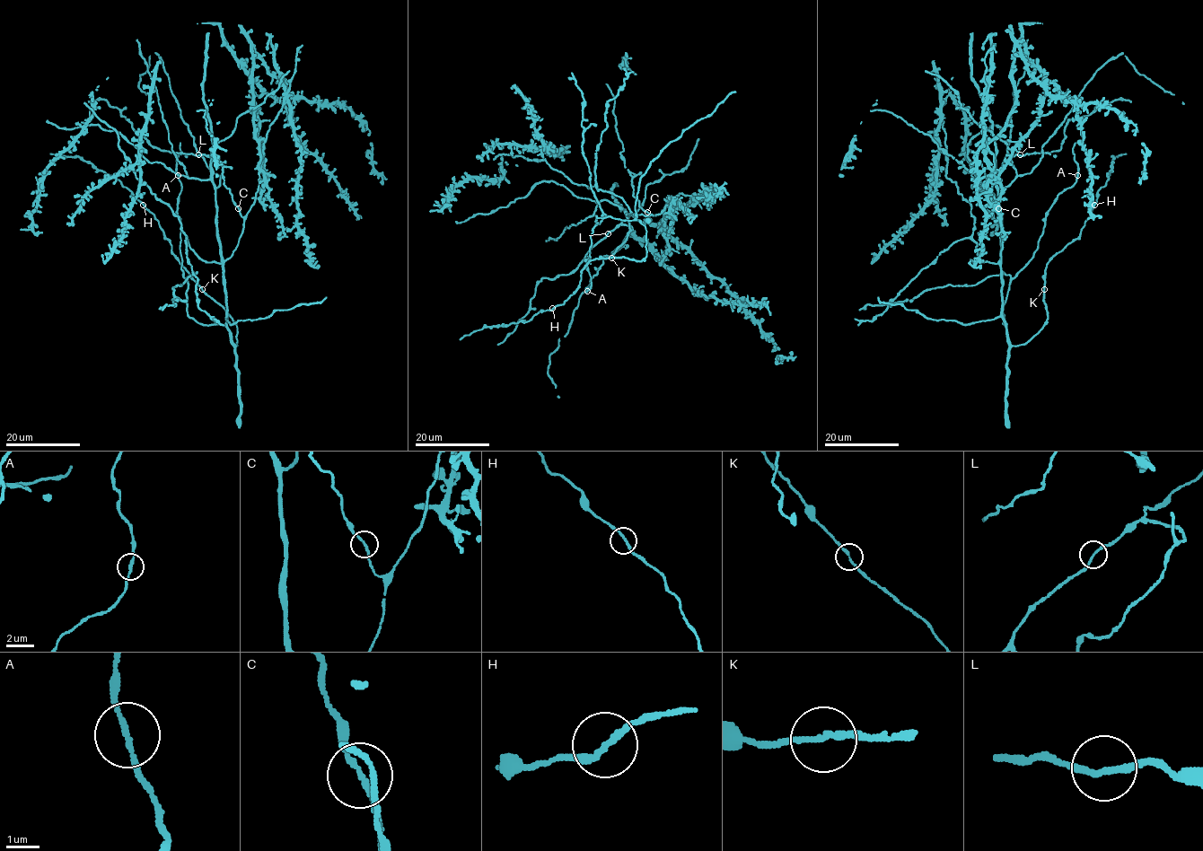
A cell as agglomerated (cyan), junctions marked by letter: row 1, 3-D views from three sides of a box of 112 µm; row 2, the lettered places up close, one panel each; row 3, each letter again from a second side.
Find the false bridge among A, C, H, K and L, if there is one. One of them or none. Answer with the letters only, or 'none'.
none

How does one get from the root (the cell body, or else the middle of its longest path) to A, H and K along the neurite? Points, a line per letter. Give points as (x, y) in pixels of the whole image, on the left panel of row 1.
A: (240, 238), (223, 263), (226, 321), (199, 324), (187, 313), (178, 175)
H: (240, 238), (232, 254), (223, 263), (226, 325), (233, 346), (235, 323), (179, 261), (159, 222), (143, 205)
K: (240, 238), (232, 254), (223, 263), (226, 325), (230, 341), (236, 346), (235, 323), (202, 289)

